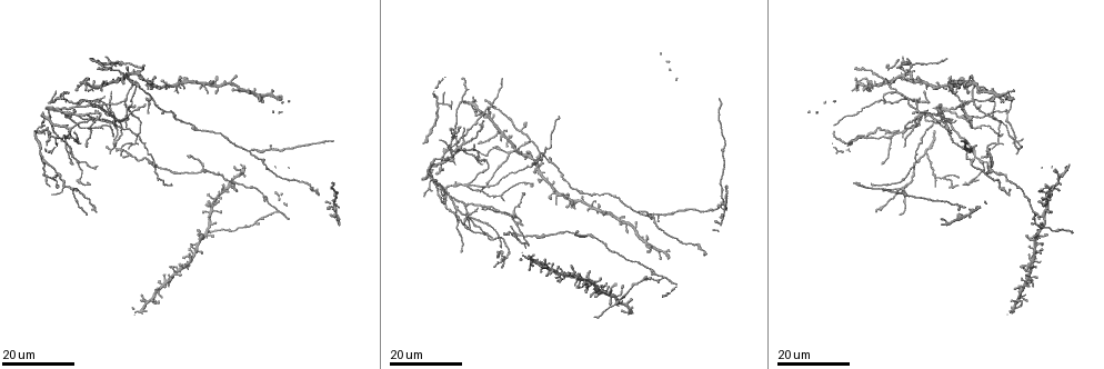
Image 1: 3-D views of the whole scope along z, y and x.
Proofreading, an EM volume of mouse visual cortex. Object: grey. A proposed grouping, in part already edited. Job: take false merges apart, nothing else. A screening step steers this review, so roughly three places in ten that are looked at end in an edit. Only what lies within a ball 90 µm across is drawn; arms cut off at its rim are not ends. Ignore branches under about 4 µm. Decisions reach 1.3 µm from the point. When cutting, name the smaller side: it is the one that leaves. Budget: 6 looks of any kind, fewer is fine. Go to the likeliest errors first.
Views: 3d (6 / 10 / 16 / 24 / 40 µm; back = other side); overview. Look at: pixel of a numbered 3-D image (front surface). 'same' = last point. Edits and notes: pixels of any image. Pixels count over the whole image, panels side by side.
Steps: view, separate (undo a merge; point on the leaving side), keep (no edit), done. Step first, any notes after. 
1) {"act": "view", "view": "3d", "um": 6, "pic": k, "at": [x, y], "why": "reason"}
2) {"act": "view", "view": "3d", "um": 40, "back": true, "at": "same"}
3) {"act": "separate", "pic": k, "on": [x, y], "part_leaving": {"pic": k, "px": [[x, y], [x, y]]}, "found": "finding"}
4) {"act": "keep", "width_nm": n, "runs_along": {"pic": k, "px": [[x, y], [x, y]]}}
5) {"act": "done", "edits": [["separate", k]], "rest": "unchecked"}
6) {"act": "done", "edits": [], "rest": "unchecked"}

{"act": "view", "view": "3d", "um": 24, "pic": 1, "at": [989, 170], "why": "a fork"}

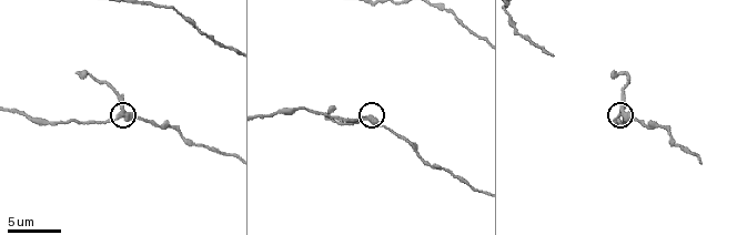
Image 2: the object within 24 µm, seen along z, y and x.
{"act": "view", "view": "3d", "um": 6, "pic": 2, "at": [122, 110]}

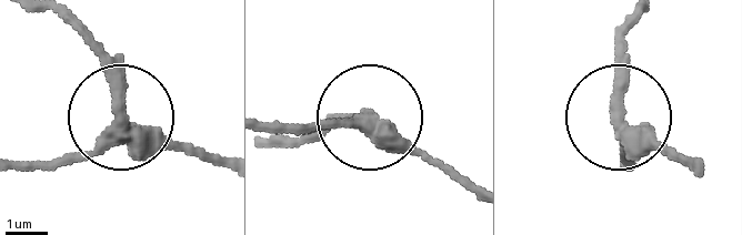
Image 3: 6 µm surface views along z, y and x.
{"act": "keep", "found": "continuous, no second neuron"}

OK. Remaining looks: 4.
{"act": "view", "view": "3d", "um": 16, "pic": 1, "at": [135, 143], "why": "three-way junction"}

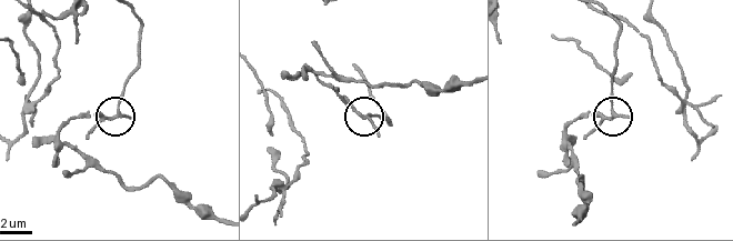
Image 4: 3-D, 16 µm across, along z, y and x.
{"act": "view", "view": "3d", "um": 10, "pic": 4, "at": [612, 116]}

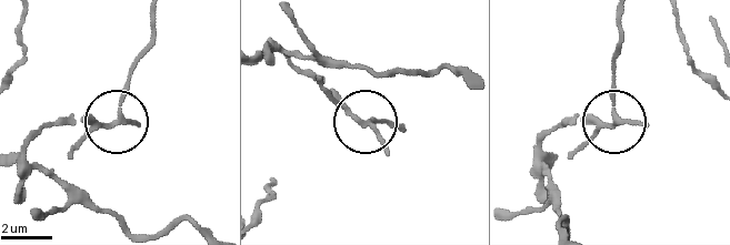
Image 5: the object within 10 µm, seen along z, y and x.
{"act": "separate", "pic": 5, "on": [119, 98], "arms": 3, "part_leaving": {"pic": 5, "px": [[98, 122], [119, 115], [131, 64], [151, 39], [152, 20]]}, "found": "two neurons meet here"}

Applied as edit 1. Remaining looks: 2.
{"act": "view", "view": "3d", "um": 16, "pic": 1, "at": [92, 88], "why": "four or more arms meet"}

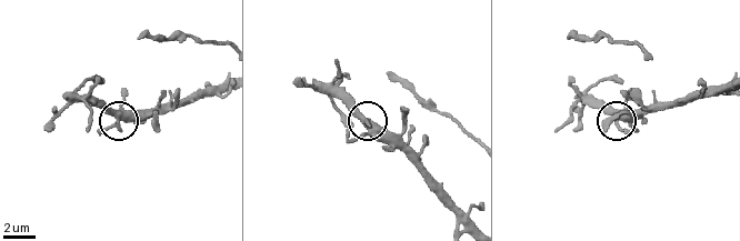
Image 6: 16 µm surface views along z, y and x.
{"act": "view", "view": "3d", "um": 6, "pic": 6, "at": [124, 117], "why": "zoom in"}

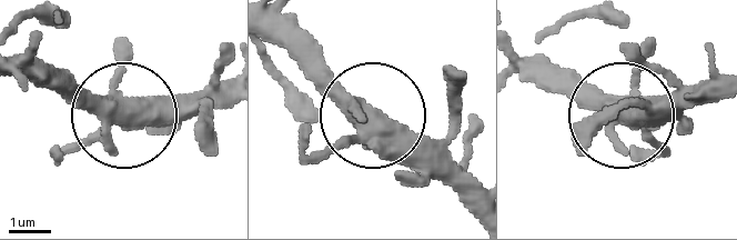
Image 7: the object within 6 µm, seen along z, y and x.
{"act": "keep", "width_nm": 450, "runs_along": {"pic": 7, "px": [[306, 166], [370, 116], [274, 20]]}, "found": "one neuron here"}

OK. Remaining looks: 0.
{"act": "done", "edits": [["separate", 5]], "rest": "unchecked"}

